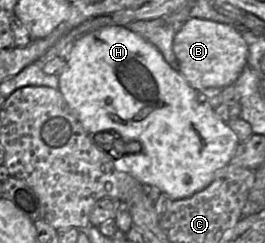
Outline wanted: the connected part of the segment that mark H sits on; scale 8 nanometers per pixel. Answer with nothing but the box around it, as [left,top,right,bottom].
[58,25,240,199]

